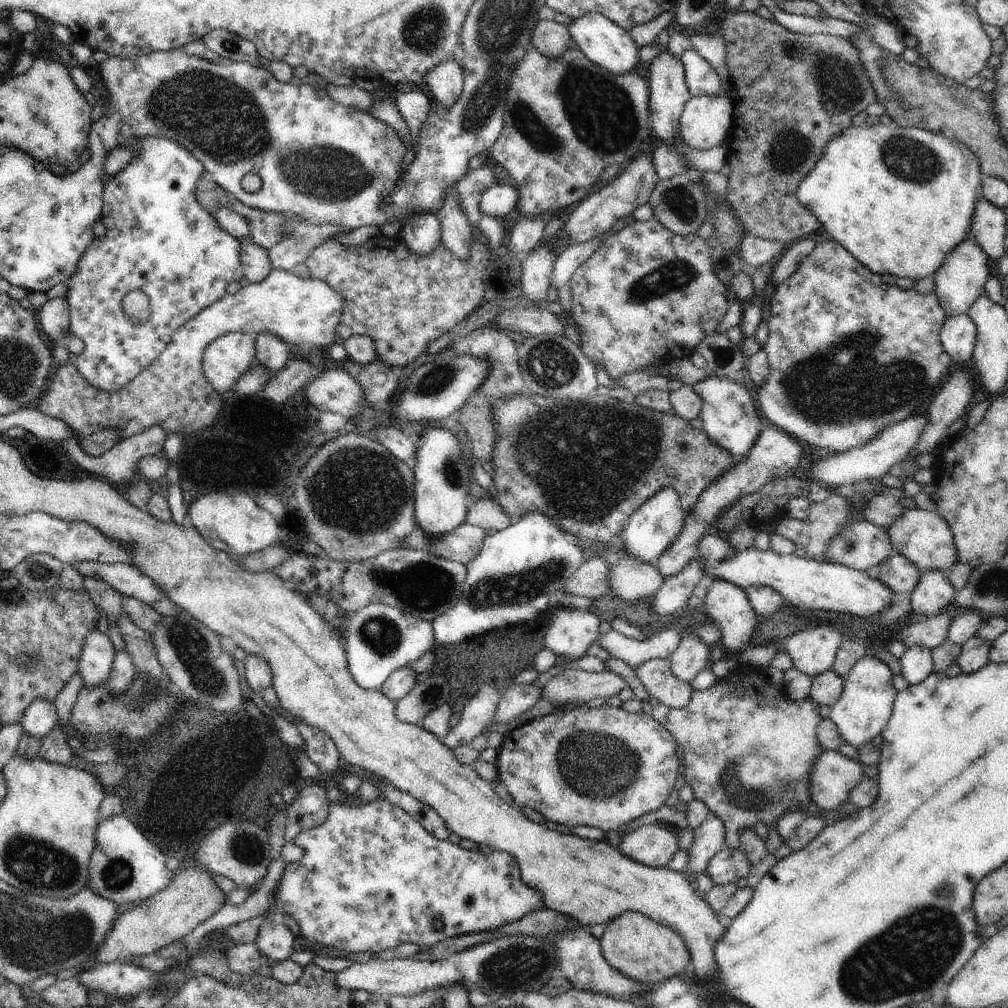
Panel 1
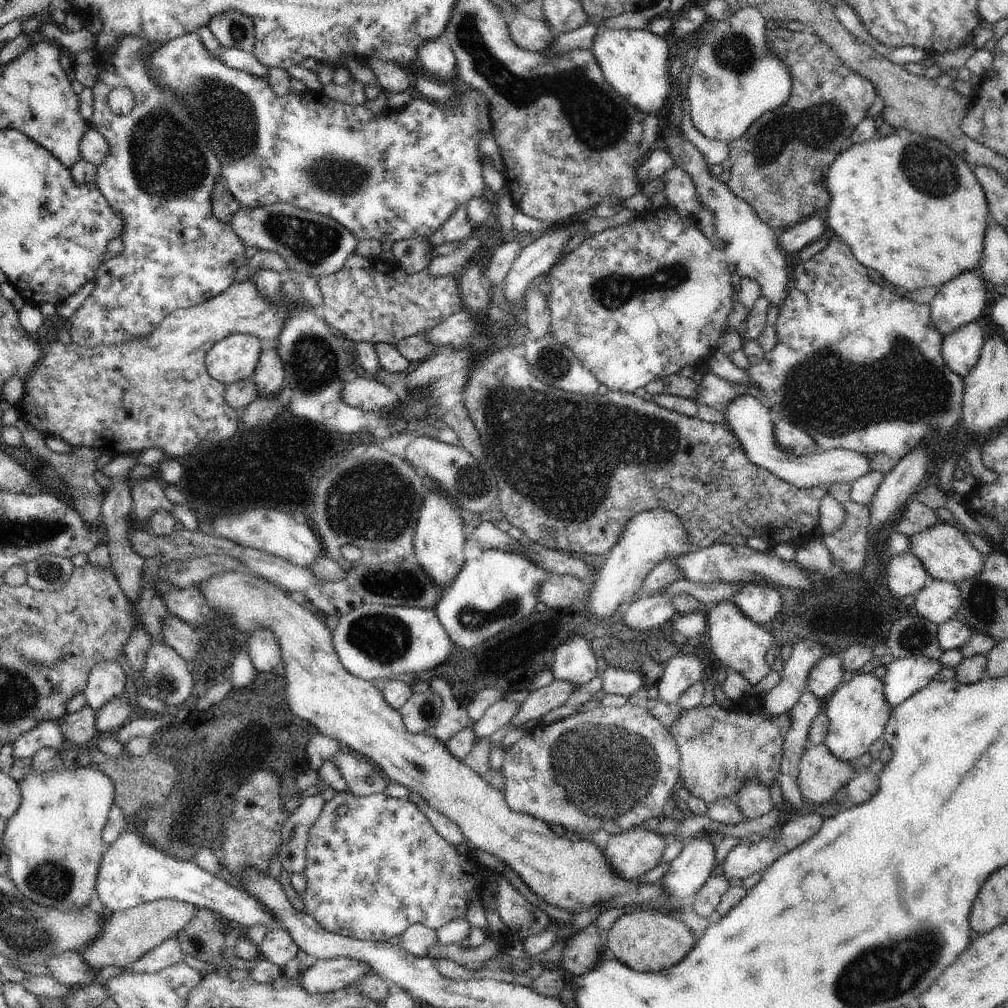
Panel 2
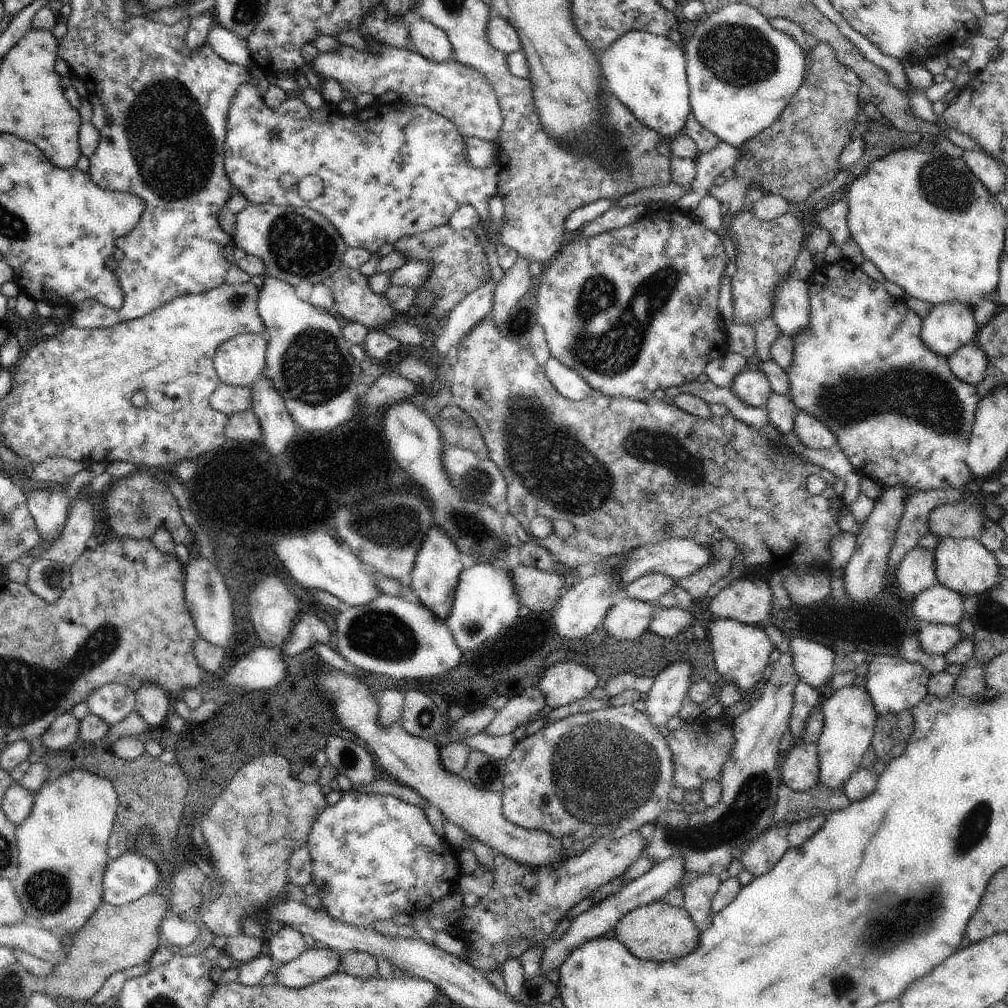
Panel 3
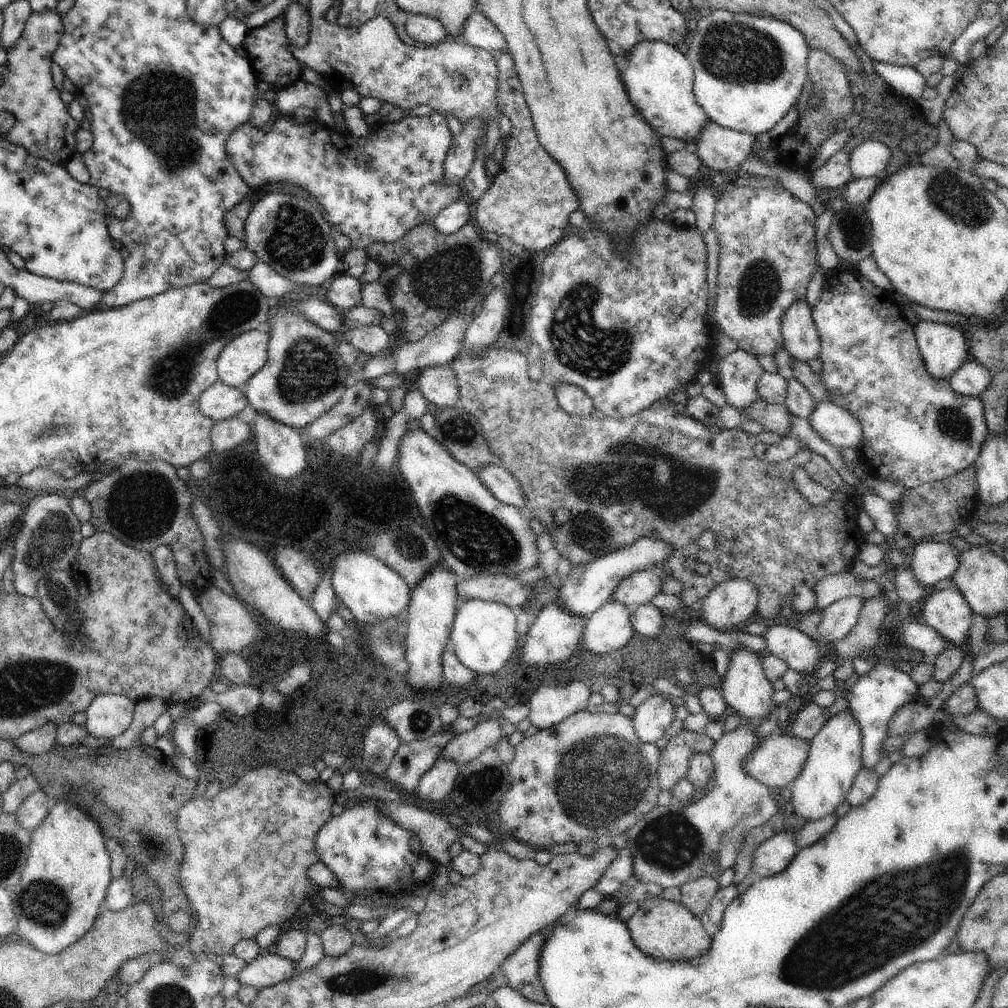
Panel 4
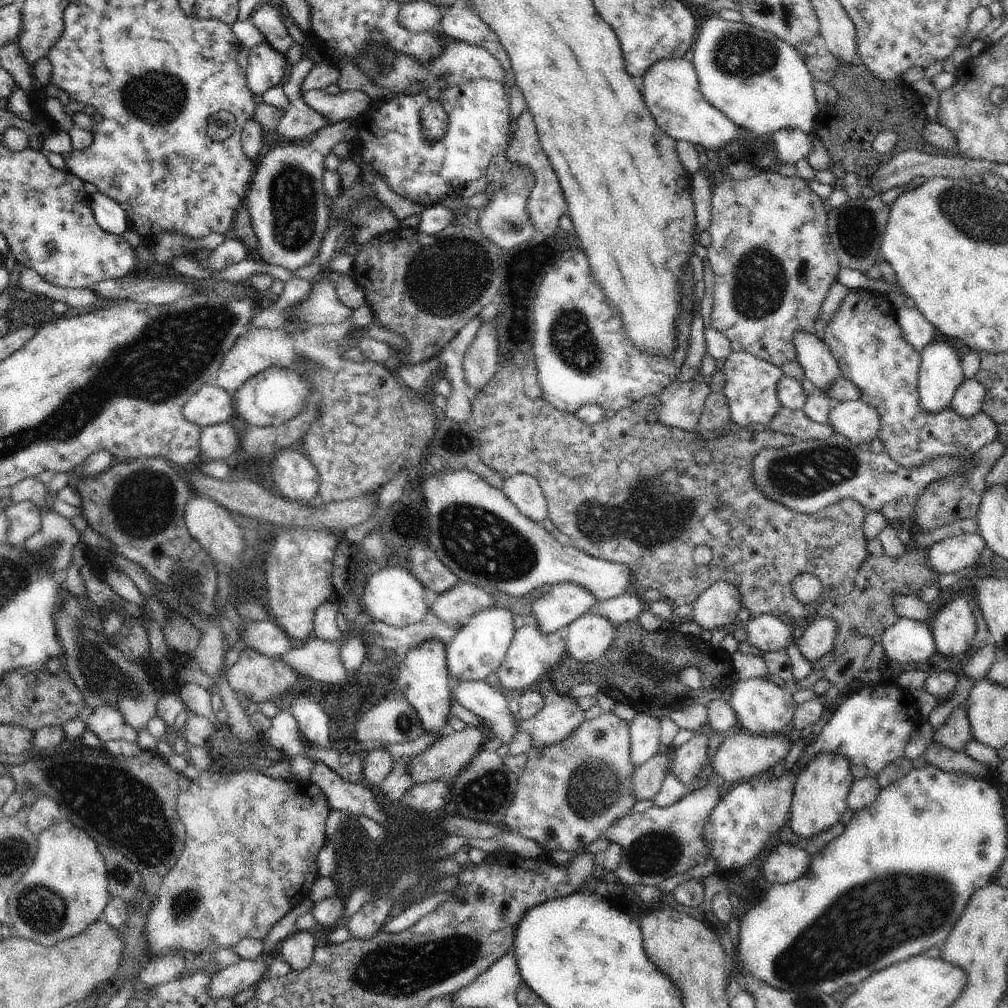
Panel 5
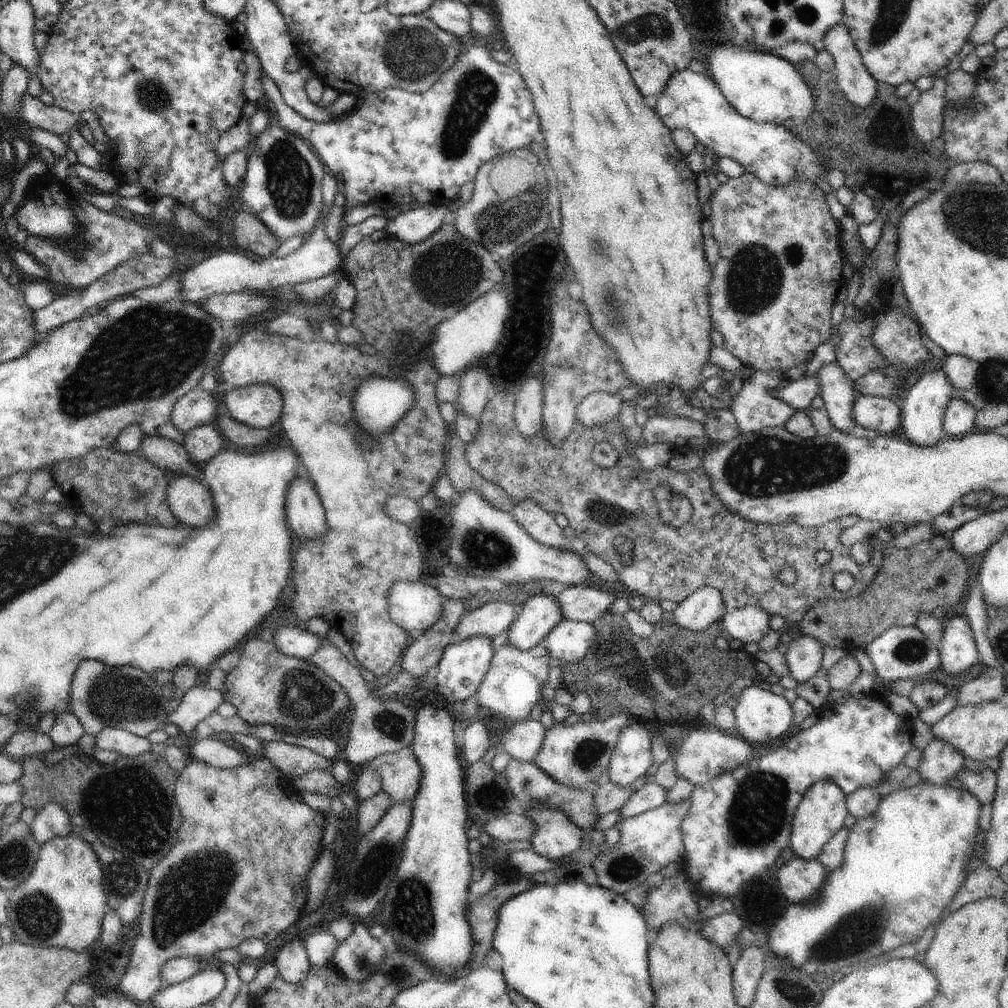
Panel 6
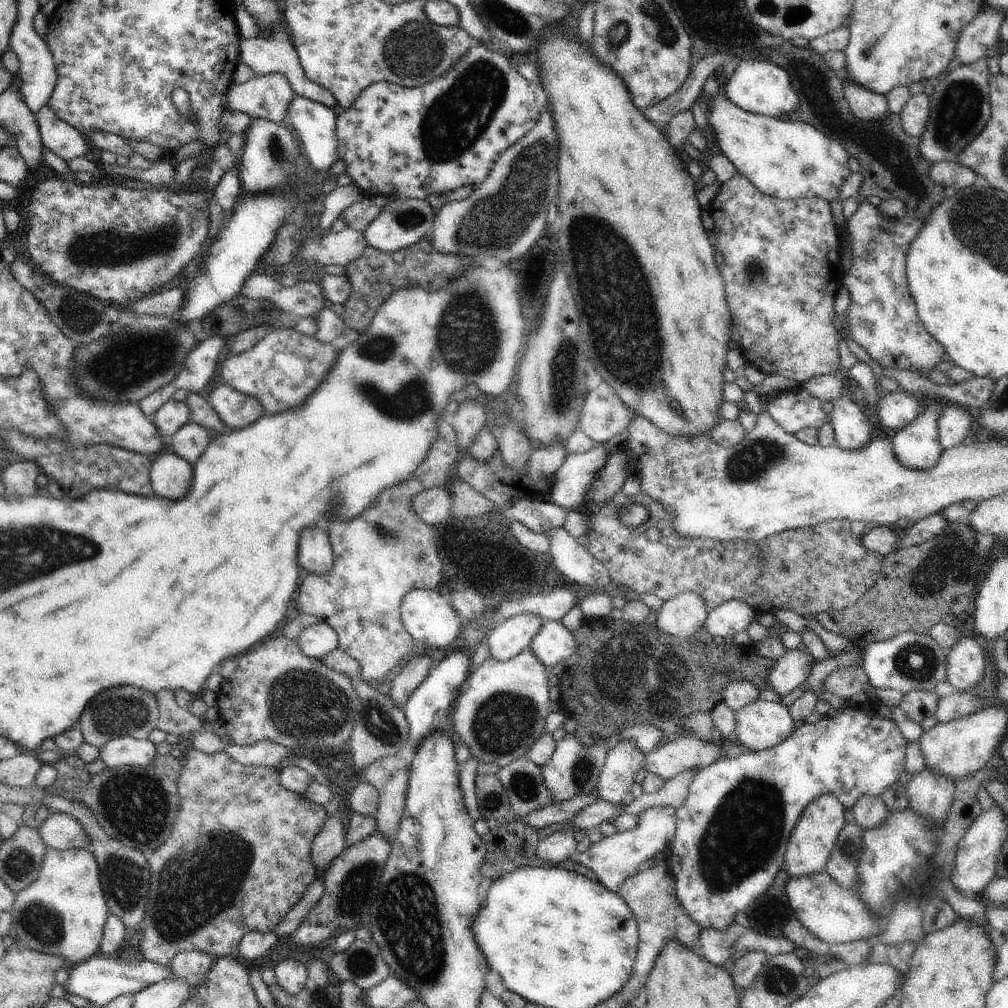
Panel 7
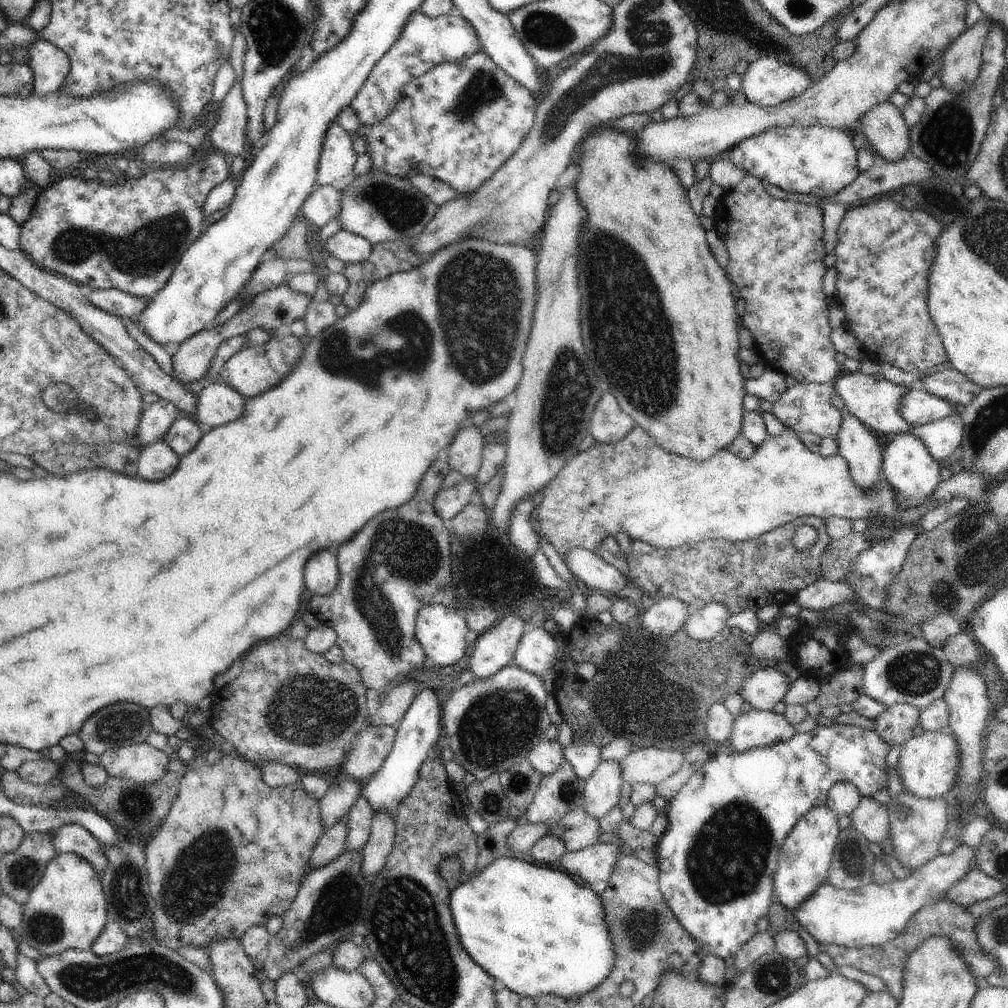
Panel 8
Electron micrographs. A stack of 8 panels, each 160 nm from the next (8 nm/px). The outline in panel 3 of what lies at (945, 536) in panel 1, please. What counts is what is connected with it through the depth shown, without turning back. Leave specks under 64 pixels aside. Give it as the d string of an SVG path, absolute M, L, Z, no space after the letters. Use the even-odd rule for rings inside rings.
M941 537L933 550L937 582L959 592L963 596L977 595L995 587L1001 580L995 555L978 539L966 537Z

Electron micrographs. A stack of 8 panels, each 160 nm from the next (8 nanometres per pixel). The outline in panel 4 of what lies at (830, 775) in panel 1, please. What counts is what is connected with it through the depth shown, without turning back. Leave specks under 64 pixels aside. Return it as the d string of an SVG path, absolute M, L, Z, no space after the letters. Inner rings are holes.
M790 732L765 738L761 745L745 759L748 774L770 788L793 786L803 773L810 754L811 742L796 738Z

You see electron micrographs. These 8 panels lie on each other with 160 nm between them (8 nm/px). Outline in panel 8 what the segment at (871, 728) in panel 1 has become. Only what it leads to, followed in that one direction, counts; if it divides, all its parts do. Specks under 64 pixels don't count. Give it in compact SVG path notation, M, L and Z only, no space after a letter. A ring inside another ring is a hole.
M827 805L814 808L797 822L781 847L778 867L774 874L773 896L784 908L788 908L788 912L794 914L794 910L826 882L833 851L841 832L838 821Z

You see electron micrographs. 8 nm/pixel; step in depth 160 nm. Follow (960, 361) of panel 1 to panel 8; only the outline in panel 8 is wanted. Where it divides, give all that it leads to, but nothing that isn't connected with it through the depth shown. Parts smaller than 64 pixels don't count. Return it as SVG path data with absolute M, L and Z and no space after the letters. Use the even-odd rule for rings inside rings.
M960 413L952 414L926 425L912 424L912 428L907 432L920 438L928 452L932 454L932 458L942 462L962 445L964 422Z

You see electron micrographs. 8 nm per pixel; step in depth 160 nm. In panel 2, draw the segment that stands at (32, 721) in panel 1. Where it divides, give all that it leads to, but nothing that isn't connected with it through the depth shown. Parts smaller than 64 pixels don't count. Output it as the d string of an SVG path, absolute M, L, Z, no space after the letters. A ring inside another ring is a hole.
M48 719L39 722L34 728L23 732L13 742L13 758L32 758L44 747L54 747L60 750L63 740L63 730L58 720Z

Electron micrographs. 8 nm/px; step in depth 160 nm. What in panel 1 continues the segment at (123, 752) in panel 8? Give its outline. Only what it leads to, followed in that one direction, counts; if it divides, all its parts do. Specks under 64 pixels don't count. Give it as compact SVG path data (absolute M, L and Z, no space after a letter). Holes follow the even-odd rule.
M99 630L90 632L84 638L84 648L82 648L82 656L80 656L80 664L78 664L78 673L82 676L84 686L94 688L98 684L107 684L114 664L114 656L116 656L117 644L111 640L111 636L102 634Z

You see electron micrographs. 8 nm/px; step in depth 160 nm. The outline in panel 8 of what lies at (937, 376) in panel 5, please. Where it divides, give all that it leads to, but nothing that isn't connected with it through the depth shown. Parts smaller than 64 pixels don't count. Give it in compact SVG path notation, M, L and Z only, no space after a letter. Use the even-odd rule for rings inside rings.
M910 432L893 435L893 440L883 450L882 469L888 484L894 488L894 502L900 504L901 514L927 504L928 496L932 496L943 481L938 460L934 460L924 442Z

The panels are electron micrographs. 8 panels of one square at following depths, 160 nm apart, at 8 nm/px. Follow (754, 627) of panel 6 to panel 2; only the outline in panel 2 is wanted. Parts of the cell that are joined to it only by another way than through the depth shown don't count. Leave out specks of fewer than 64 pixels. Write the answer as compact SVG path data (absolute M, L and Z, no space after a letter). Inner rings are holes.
M828 655L816 664L807 678L806 692L816 695L820 702L826 702L842 685L843 668L840 656Z

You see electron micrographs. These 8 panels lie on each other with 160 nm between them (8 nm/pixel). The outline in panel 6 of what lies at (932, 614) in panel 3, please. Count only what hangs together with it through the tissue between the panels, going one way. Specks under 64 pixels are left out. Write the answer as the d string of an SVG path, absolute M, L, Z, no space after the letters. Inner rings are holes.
M966 615L944 620L939 657L940 667L948 674L964 672L980 662L974 632Z

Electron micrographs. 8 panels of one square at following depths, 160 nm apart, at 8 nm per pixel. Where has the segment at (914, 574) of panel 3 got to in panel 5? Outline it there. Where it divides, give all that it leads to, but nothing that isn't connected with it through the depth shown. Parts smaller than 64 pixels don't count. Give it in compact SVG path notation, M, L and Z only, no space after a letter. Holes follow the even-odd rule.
M976 533L942 539L927 549L928 566L938 577L960 572L978 562L986 546L983 536Z

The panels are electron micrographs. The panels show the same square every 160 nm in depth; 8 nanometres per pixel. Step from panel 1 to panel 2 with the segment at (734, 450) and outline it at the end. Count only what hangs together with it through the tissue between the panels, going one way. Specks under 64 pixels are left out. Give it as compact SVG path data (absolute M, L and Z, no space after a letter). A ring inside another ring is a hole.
M748 393L737 396L727 402L724 408L727 427L733 431L744 449L746 456L756 465L775 474L778 478L803 489L813 489L818 486L829 486L834 482L854 484L860 477L868 474L871 470L870 459L858 451L850 449L830 449L821 454L808 452L806 455L796 456L792 452L786 452L780 444L776 444L773 437L773 424L775 417L772 410L766 406L759 397Z

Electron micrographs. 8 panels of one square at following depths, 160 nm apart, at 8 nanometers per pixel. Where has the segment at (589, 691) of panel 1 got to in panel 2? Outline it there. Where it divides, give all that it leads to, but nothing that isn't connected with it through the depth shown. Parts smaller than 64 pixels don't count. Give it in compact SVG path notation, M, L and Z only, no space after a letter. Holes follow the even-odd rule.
M554 679L550 684L530 692L530 696L521 704L520 710L508 726L512 730L512 724L514 728L520 728L539 722L550 710L562 706L576 687L575 682Z

